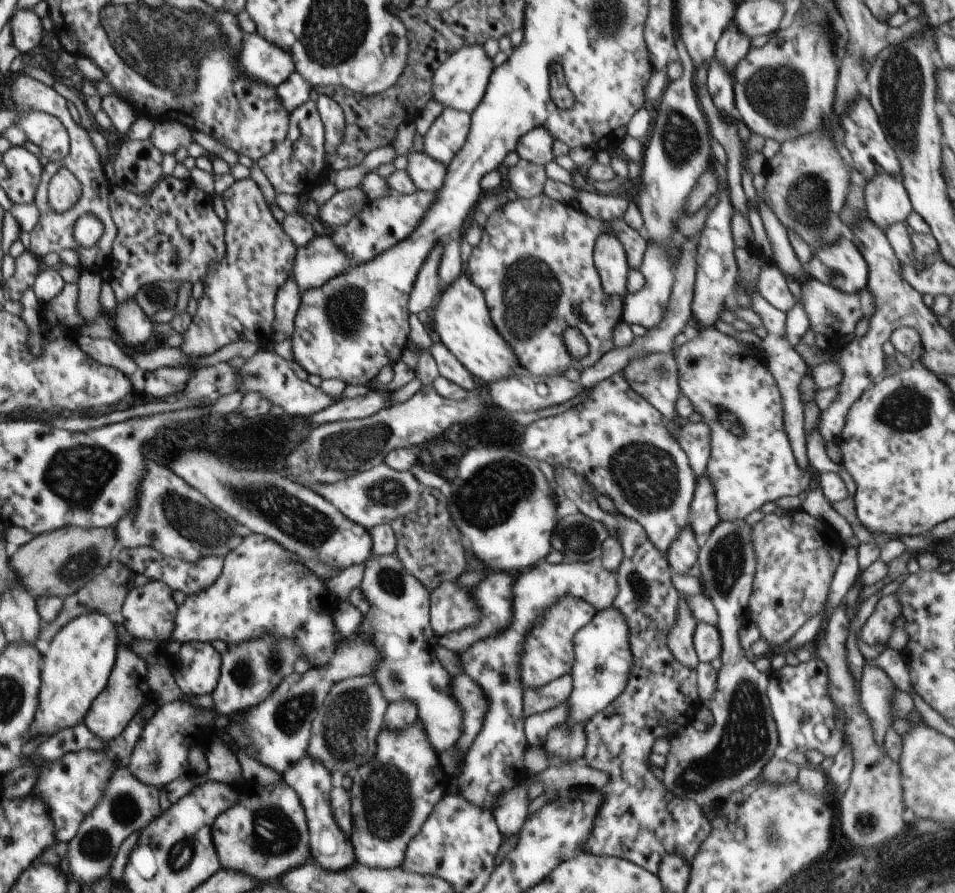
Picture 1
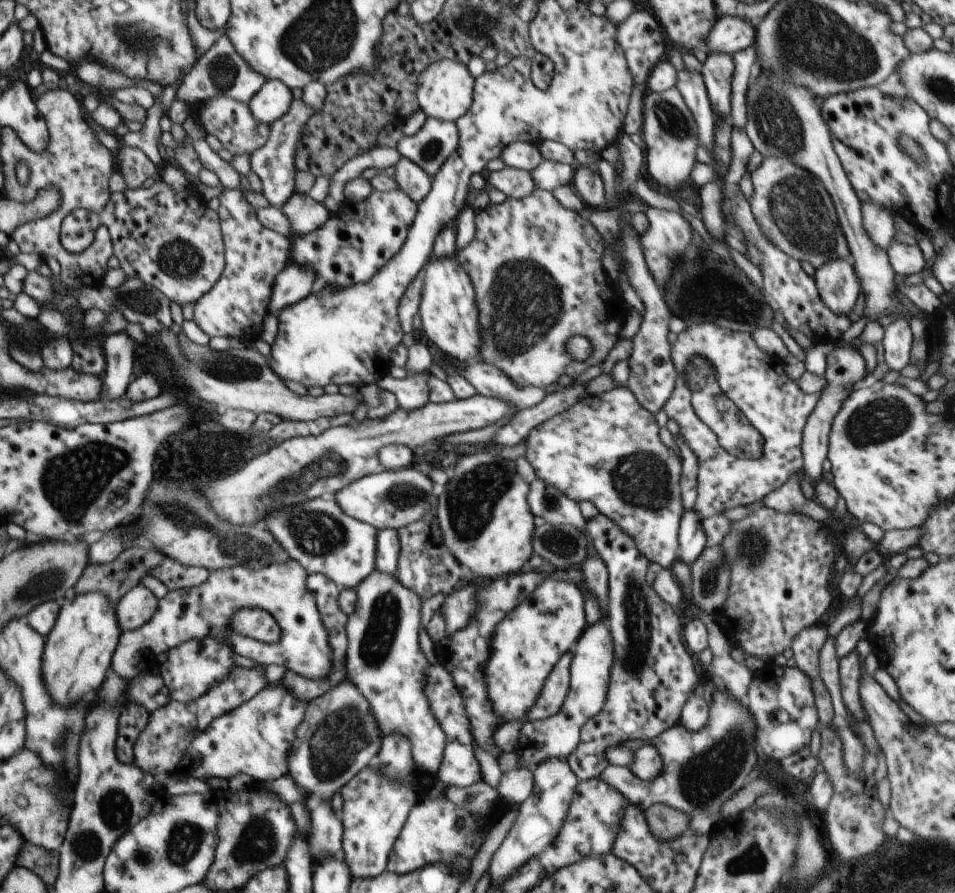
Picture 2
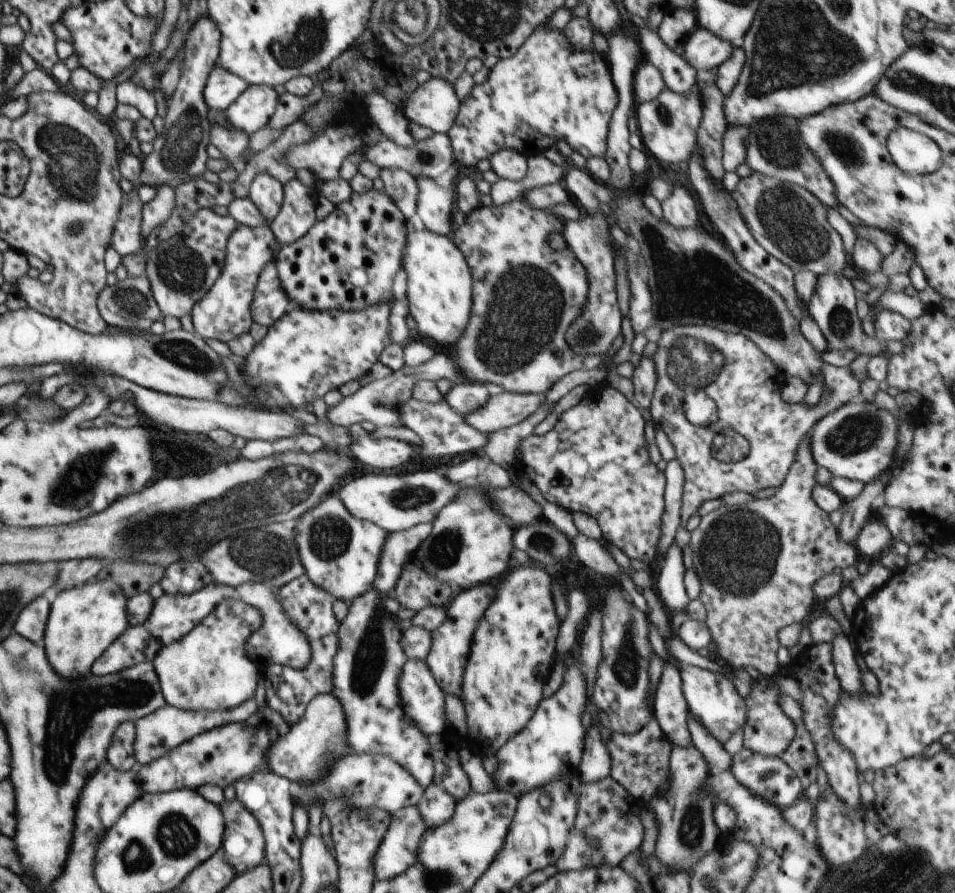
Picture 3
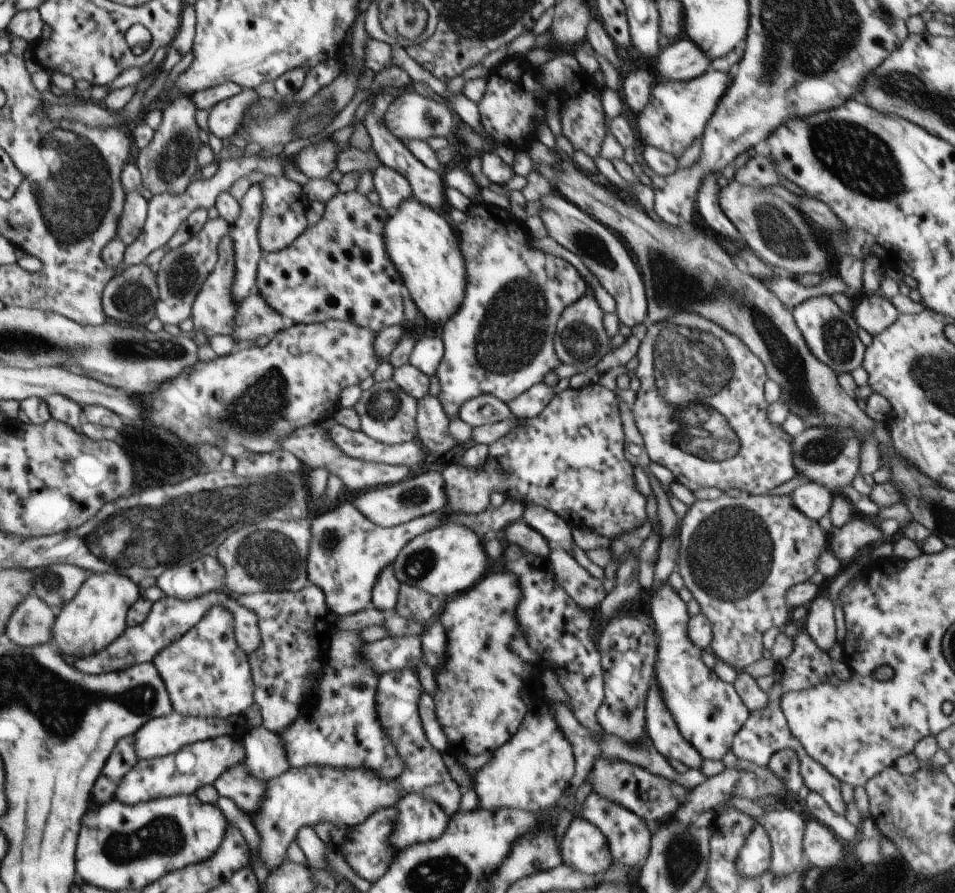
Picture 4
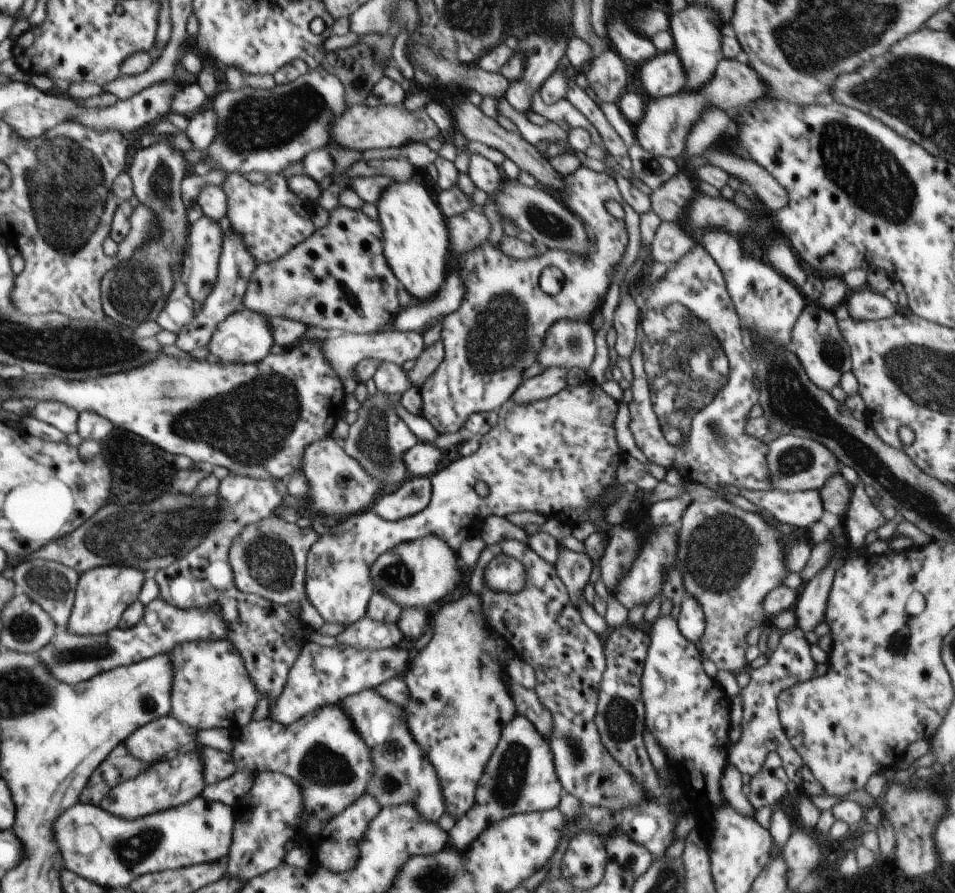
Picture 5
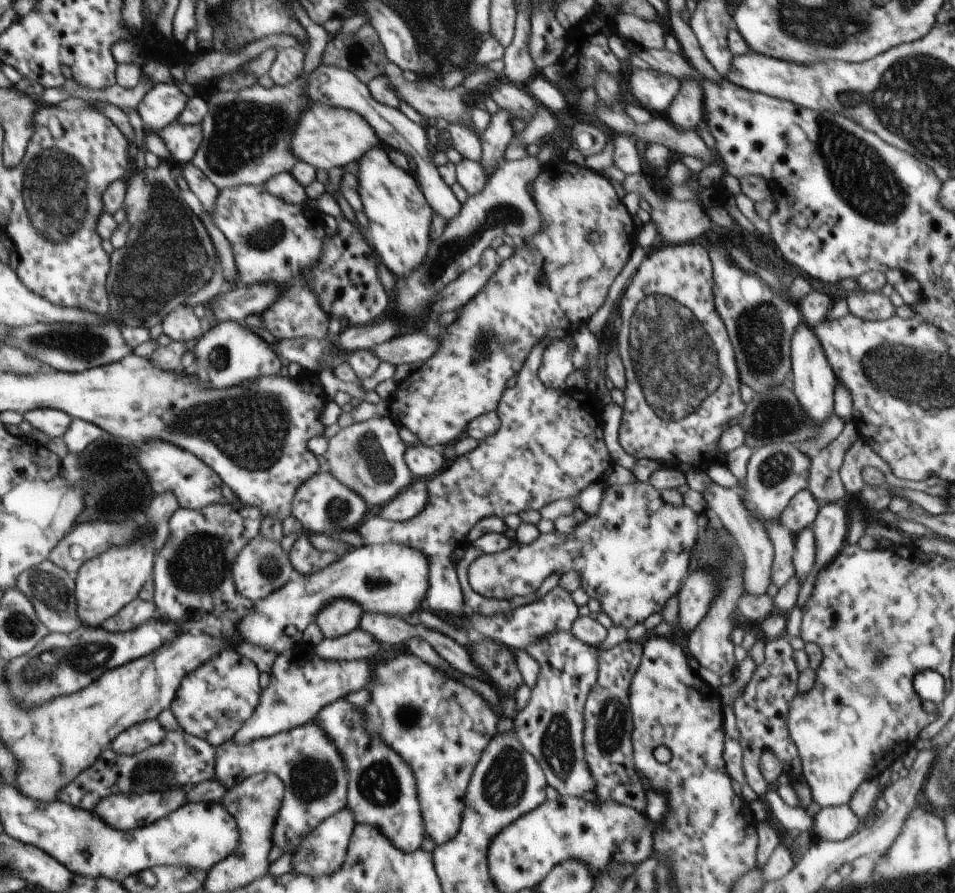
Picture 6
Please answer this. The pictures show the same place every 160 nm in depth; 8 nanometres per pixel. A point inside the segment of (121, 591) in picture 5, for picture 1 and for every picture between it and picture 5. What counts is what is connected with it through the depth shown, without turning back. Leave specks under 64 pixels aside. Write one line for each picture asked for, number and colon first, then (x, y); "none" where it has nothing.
1: (79, 660)
2: (78, 652)
3: (84, 621)
4: (97, 615)

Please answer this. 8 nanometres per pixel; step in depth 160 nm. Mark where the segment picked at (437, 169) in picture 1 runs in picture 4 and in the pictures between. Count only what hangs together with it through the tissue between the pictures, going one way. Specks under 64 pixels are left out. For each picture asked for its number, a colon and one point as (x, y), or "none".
2: (411, 180)
3: (402, 187)
4: (393, 188)

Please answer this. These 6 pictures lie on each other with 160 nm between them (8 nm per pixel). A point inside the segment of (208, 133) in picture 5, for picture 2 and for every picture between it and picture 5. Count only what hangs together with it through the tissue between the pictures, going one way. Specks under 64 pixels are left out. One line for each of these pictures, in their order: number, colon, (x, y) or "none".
2: (272, 101)
3: (251, 111)
4: (225, 118)

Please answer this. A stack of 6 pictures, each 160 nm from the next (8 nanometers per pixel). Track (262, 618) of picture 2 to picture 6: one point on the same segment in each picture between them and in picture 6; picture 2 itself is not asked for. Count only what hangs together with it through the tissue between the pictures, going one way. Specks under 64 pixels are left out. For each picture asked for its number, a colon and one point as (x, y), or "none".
3: (208, 669)
4: (206, 674)
5: (211, 688)
6: (215, 716)

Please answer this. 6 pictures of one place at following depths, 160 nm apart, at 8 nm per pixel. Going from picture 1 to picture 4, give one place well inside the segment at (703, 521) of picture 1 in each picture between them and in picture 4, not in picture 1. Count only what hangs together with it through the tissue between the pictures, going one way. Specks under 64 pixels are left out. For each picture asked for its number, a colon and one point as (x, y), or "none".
2: (691, 537)
3: (670, 587)
4: (708, 711)

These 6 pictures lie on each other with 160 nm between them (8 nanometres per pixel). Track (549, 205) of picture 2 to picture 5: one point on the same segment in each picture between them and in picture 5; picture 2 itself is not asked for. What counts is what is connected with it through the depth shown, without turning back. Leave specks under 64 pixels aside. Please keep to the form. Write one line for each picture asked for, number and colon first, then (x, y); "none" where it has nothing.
3: (525, 295)
4: (500, 342)
5: (497, 332)

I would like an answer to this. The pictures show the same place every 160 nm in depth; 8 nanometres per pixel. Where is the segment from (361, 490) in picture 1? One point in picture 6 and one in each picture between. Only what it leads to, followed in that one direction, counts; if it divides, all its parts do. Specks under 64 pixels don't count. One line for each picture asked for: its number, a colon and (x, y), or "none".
2: (390, 499)
3: (395, 502)
4: (387, 506)
5: (414, 495)
6: (404, 506)

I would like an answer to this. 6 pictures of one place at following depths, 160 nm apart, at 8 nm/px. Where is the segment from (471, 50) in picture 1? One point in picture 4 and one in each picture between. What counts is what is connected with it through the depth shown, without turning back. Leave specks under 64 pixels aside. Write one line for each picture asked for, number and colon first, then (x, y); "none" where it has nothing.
2: (444, 92)
3: (434, 104)
4: (410, 116)

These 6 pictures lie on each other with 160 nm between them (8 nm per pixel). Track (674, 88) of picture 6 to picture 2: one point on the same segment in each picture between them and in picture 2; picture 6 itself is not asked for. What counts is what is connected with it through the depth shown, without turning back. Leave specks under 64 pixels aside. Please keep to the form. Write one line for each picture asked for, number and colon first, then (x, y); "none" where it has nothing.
2: (729, 35)
3: (704, 50)
4: (684, 60)
5: (664, 73)

